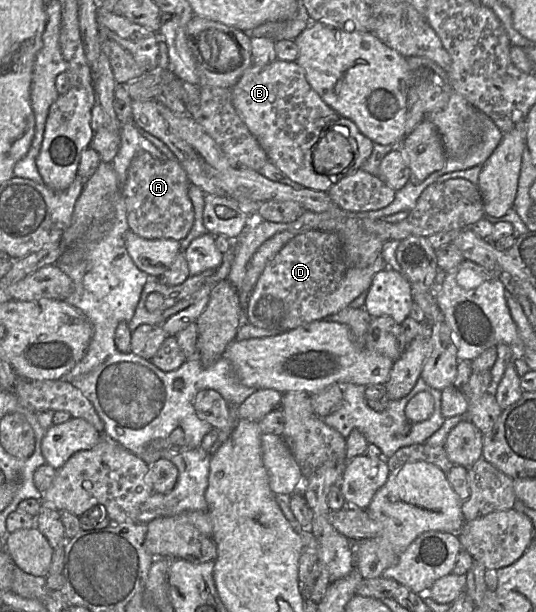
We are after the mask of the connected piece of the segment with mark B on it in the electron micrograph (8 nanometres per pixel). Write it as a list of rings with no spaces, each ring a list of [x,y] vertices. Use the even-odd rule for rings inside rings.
[[[276,59],[264,66],[253,64],[233,87],[232,103],[266,151],[269,161],[304,188],[328,193],[338,181],[359,170],[373,151],[374,142],[351,119],[343,117],[325,103],[308,83],[304,70],[296,61]],[[329,130],[348,138],[354,150],[351,165],[342,173],[331,176],[317,173],[313,166],[314,147]]]

